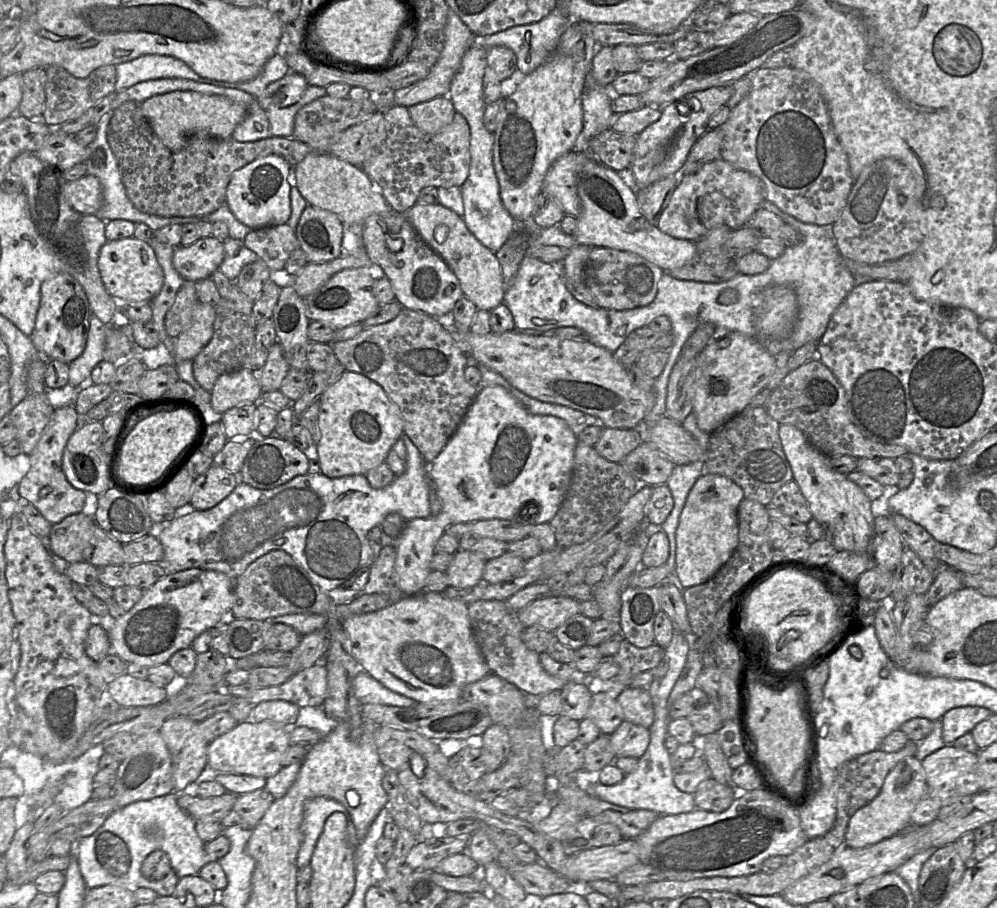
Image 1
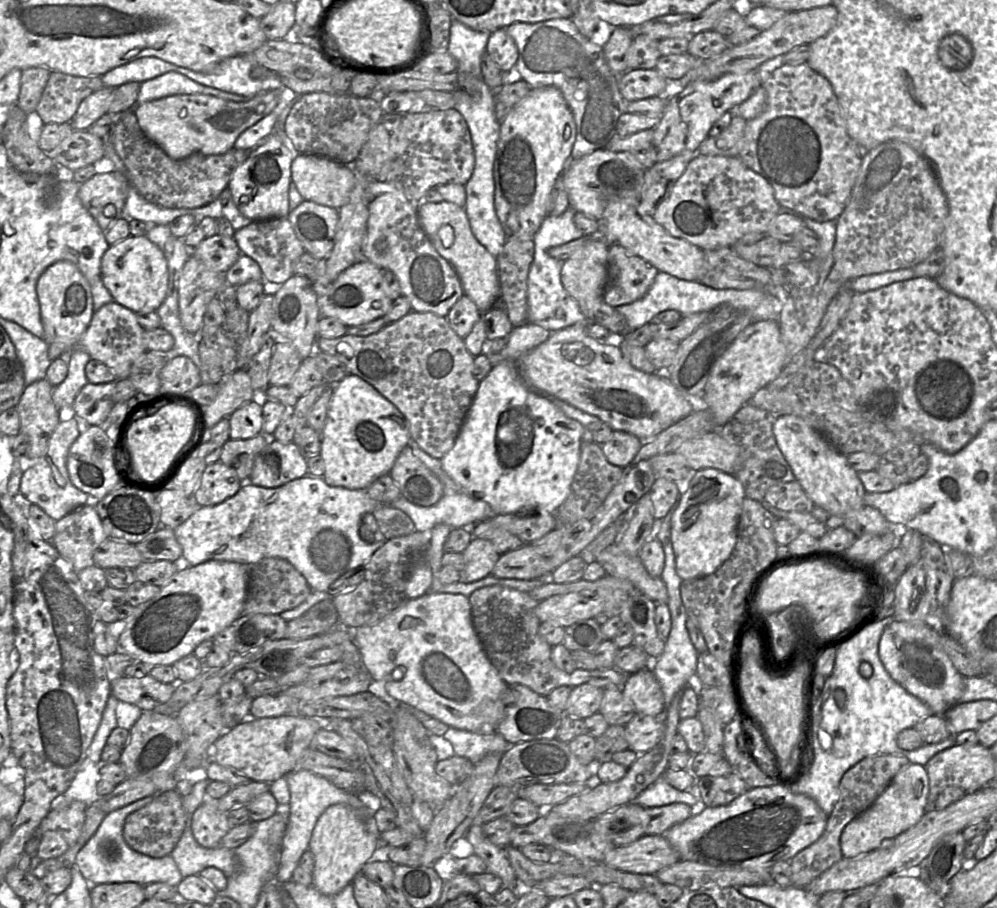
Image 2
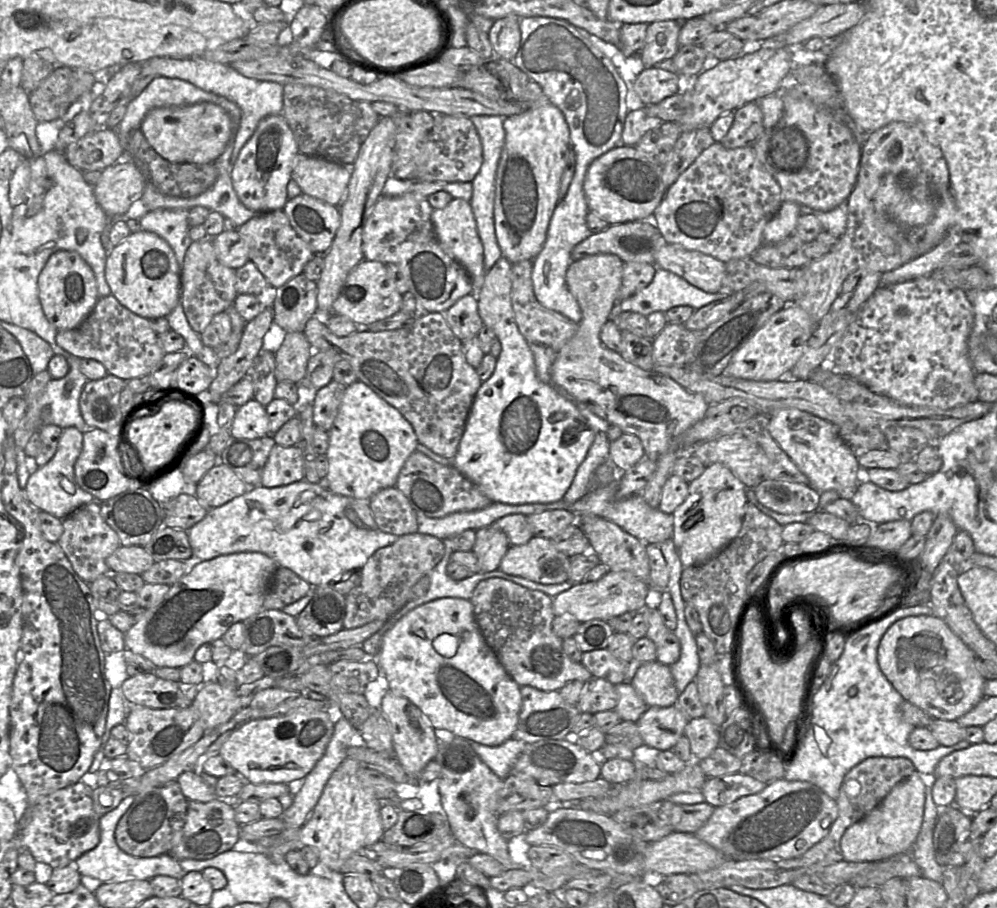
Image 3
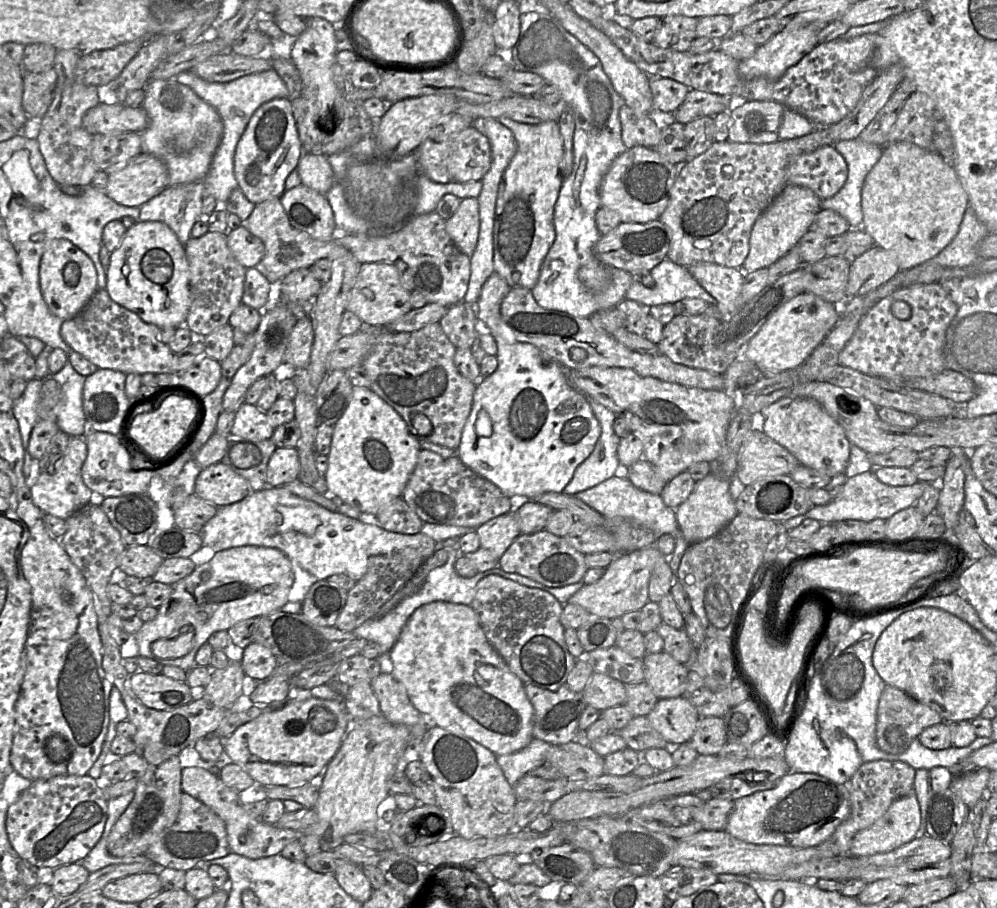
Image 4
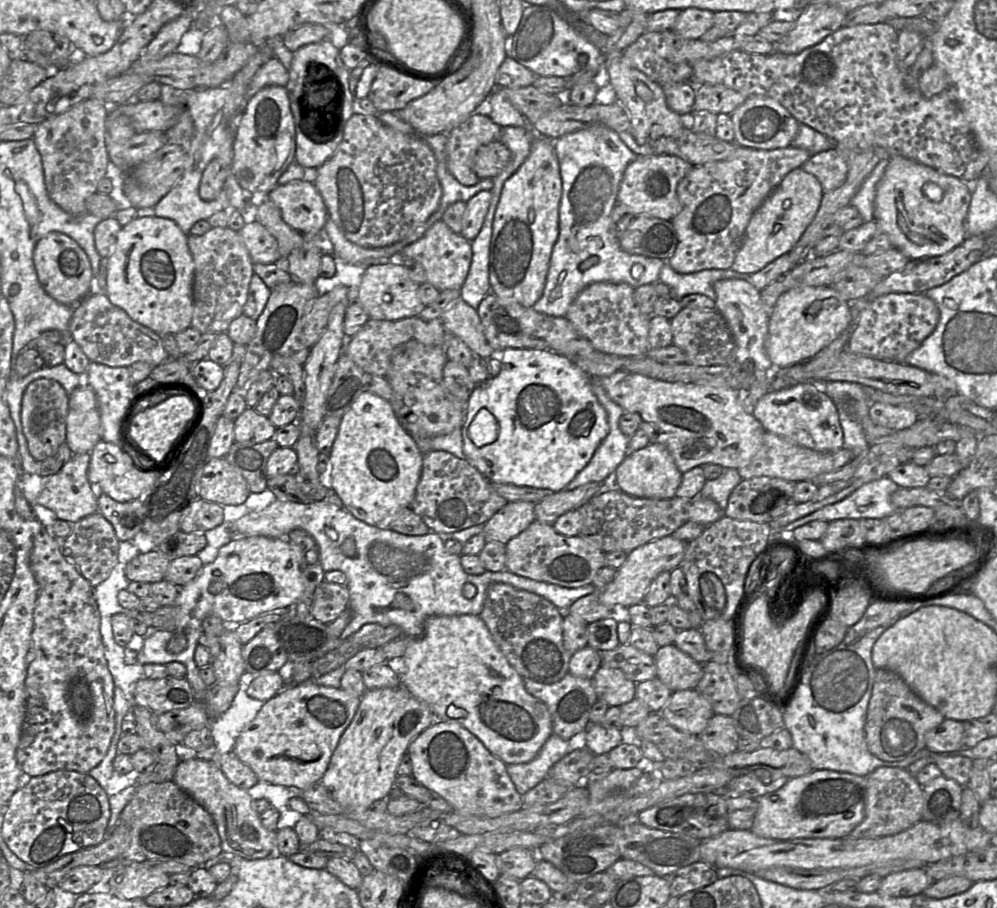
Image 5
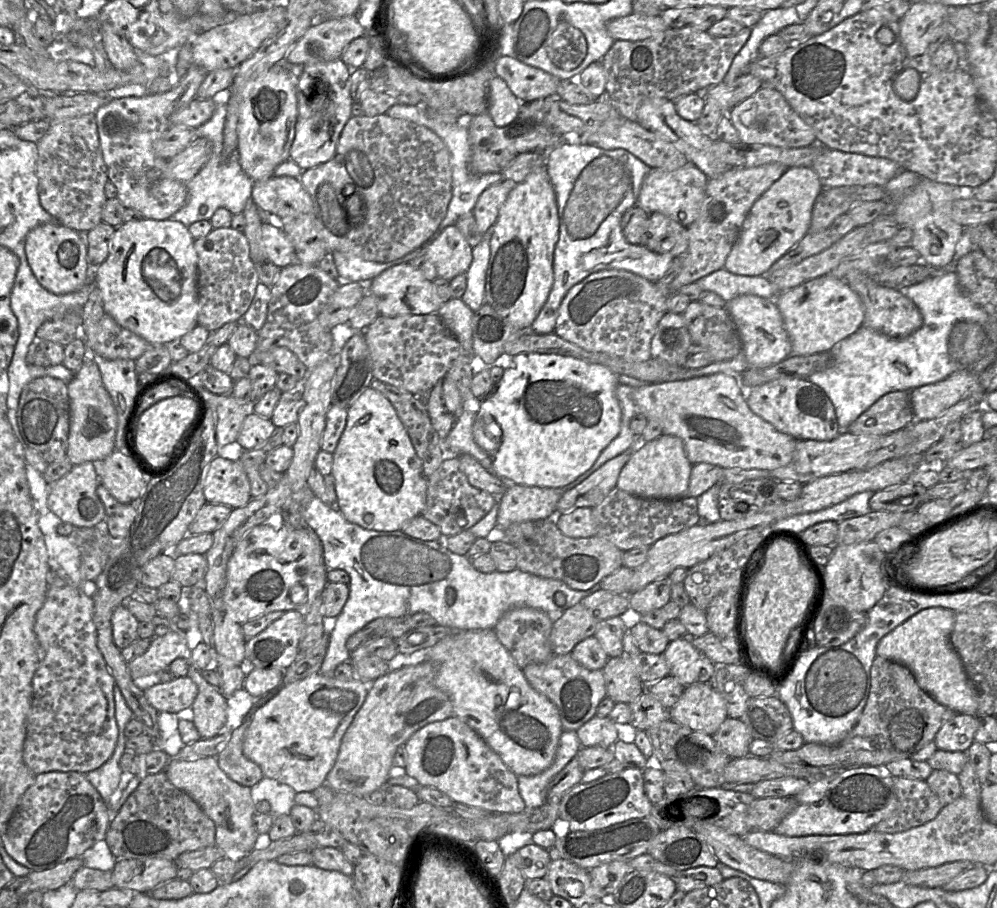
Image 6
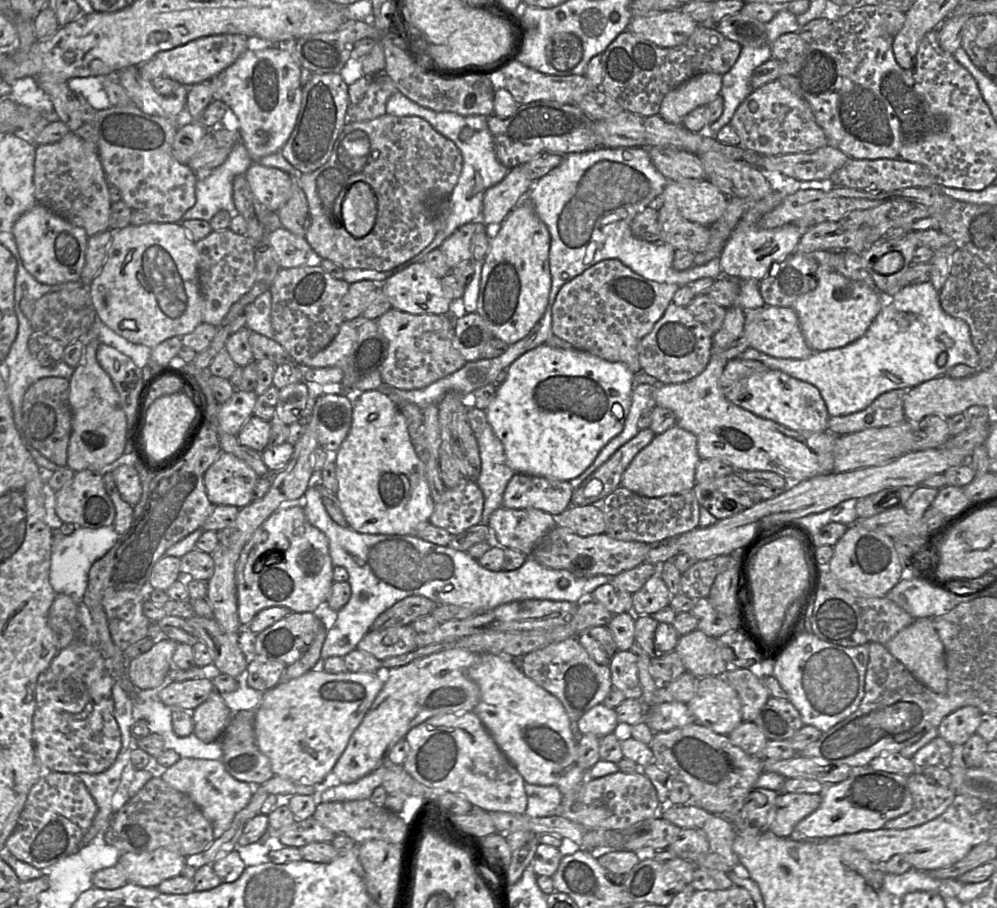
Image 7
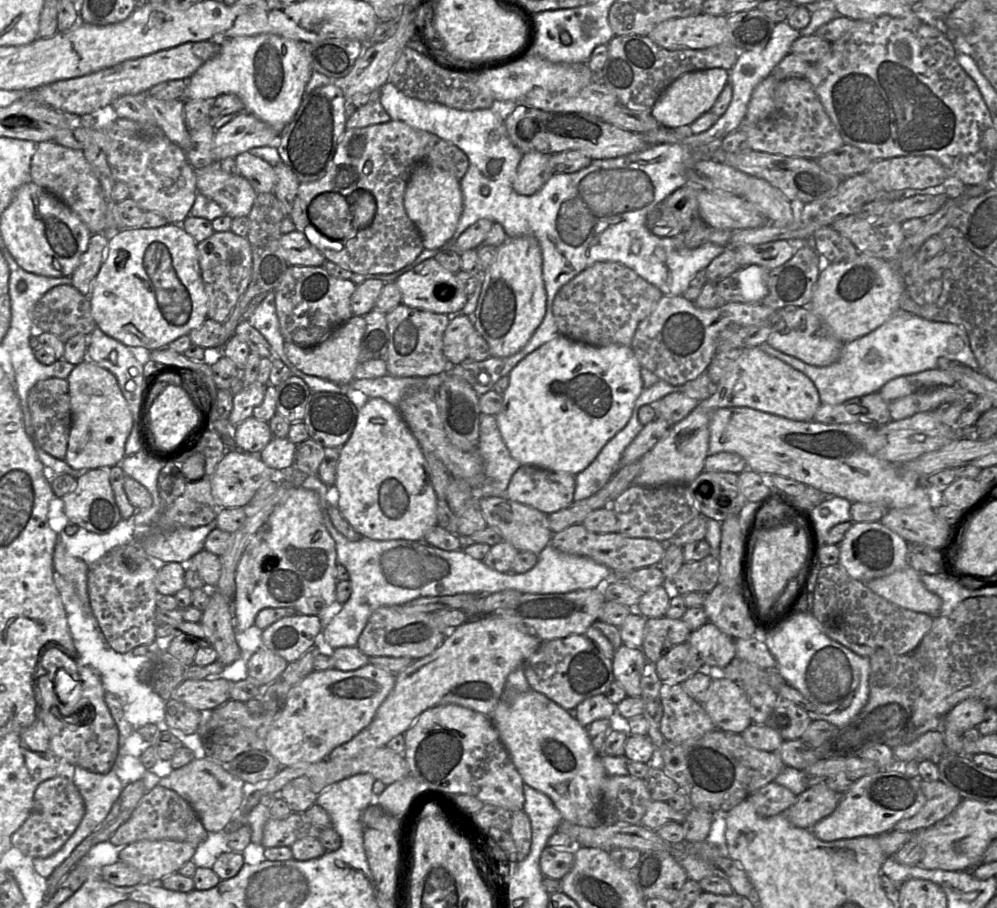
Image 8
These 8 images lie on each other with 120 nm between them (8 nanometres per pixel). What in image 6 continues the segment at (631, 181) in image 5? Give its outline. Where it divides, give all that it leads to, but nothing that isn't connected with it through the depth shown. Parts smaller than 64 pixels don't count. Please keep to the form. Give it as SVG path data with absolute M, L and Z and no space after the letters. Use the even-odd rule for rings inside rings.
M690 162L673 171L652 168L643 180L636 205L649 213L662 213L687 227L701 212L707 183L706 175Z

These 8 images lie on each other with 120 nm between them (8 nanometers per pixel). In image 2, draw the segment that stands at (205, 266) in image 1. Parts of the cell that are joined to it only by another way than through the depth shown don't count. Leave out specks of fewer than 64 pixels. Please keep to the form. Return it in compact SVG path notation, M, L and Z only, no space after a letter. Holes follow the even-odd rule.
M214 235L205 238L197 247L191 249L191 255L210 271L226 273L238 260L241 252L234 237Z

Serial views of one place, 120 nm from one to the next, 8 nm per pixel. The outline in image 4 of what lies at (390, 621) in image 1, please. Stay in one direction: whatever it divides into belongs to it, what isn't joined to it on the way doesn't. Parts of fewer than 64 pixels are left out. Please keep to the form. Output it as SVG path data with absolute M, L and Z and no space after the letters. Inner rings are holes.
M435 601L418 607L408 619L398 640L388 654L393 664L392 676L403 685L413 706L423 716L427 716L428 720L435 726L459 732L484 746L496 756L517 752L527 746L533 739L534 710L526 695L525 684L510 670L499 653L488 641L480 626L477 615L470 605Z

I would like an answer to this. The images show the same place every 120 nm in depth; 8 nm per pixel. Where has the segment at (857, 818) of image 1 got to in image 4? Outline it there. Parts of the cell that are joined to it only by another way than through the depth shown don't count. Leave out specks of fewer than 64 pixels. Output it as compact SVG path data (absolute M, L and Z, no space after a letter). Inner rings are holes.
M915 791L896 800L872 826L853 838L849 855L870 856L892 851L921 833L921 813Z

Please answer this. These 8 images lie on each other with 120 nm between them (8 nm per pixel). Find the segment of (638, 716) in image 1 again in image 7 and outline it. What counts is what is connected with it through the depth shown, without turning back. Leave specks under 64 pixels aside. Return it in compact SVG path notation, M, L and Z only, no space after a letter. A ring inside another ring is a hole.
M699 629L682 635L675 651L680 655L686 671L699 678L723 675L730 668L717 638L710 637Z

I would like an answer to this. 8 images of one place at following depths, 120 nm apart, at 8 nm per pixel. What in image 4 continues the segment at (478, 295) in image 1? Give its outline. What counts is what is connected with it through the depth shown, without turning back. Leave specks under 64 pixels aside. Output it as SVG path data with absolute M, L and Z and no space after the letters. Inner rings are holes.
M477 198L462 199L454 215L445 221L445 226L455 246L471 258L477 246L480 230Z

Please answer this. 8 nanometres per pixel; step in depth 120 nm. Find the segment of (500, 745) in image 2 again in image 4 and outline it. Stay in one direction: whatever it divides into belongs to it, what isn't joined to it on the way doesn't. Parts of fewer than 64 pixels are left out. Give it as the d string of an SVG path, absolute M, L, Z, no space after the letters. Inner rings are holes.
M533 738L527 746L517 752L496 756L496 761L507 782L514 786L525 774L546 763L547 752L551 747L551 744Z

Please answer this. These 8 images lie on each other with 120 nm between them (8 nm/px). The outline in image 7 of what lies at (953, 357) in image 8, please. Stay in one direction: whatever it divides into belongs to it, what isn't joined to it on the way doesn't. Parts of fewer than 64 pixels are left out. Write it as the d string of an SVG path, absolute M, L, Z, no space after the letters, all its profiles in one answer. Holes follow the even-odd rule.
M930 281L903 287L885 302L866 333L844 347L813 352L805 359L772 357L749 347L738 357L760 361L770 369L814 385L820 391L830 416L864 410L885 392L914 388L945 375L958 364L980 369L980 358L972 343L969 325L942 309L940 291ZM944 337L952 339L953 344L946 345ZM942 352L947 354L947 360L939 366L937 357Z

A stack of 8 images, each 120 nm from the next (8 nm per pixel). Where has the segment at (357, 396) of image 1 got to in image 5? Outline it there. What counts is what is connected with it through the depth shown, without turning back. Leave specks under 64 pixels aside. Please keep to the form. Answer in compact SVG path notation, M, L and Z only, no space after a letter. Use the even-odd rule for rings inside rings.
M363 391L351 405L350 409L341 418L338 433L329 454L330 473L327 475L327 477L324 478L322 478L320 475L320 482L327 489L334 489L336 494L342 500L343 508L350 512L355 518L371 526L376 526L378 528L388 528L390 518L392 518L394 515L397 515L404 509L410 507L414 499L416 487L419 482L422 470L422 455L423 454L419 451L414 439L399 423L391 407L391 404L387 400L371 392Z

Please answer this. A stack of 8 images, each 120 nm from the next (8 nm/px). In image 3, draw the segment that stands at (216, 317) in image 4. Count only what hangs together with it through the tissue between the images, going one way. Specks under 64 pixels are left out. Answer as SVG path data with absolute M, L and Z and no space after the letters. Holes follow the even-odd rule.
M211 238L190 244L181 267L181 304L195 333L201 334L216 314L225 312L234 303L237 296L235 270L217 260Z

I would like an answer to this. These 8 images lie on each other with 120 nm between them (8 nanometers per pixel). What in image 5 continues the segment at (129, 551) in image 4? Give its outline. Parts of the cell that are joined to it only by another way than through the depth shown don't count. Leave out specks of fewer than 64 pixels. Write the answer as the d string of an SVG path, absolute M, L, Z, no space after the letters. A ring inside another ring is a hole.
M157 549L139 554L126 564L125 574L130 581L150 584L164 579L170 557Z

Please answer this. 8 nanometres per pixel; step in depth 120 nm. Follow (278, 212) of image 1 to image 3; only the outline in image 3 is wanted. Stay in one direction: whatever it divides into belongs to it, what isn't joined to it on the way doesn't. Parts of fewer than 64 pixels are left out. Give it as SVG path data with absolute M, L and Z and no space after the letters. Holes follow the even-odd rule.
M283 115L263 118L241 149L231 173L232 186L241 204L256 213L283 210L288 201L287 185L298 154L295 138Z

